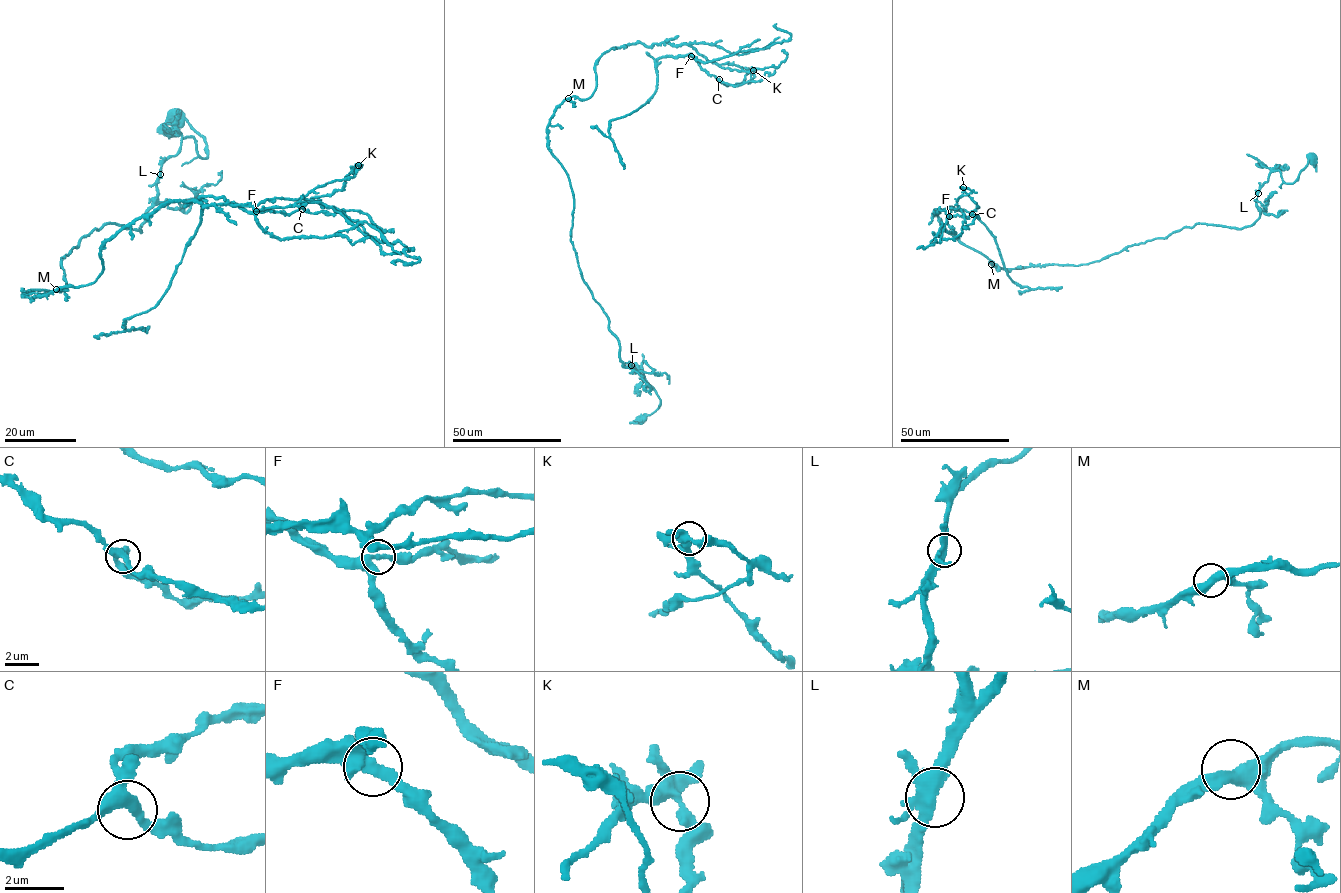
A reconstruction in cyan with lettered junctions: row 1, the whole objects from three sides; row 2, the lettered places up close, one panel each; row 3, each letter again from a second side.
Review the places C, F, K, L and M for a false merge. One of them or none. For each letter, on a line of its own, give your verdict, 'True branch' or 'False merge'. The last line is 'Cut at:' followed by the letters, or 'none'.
C: True branch
F: True branch
K: False merge
L: True branch
M: True branch
Cut at: K

